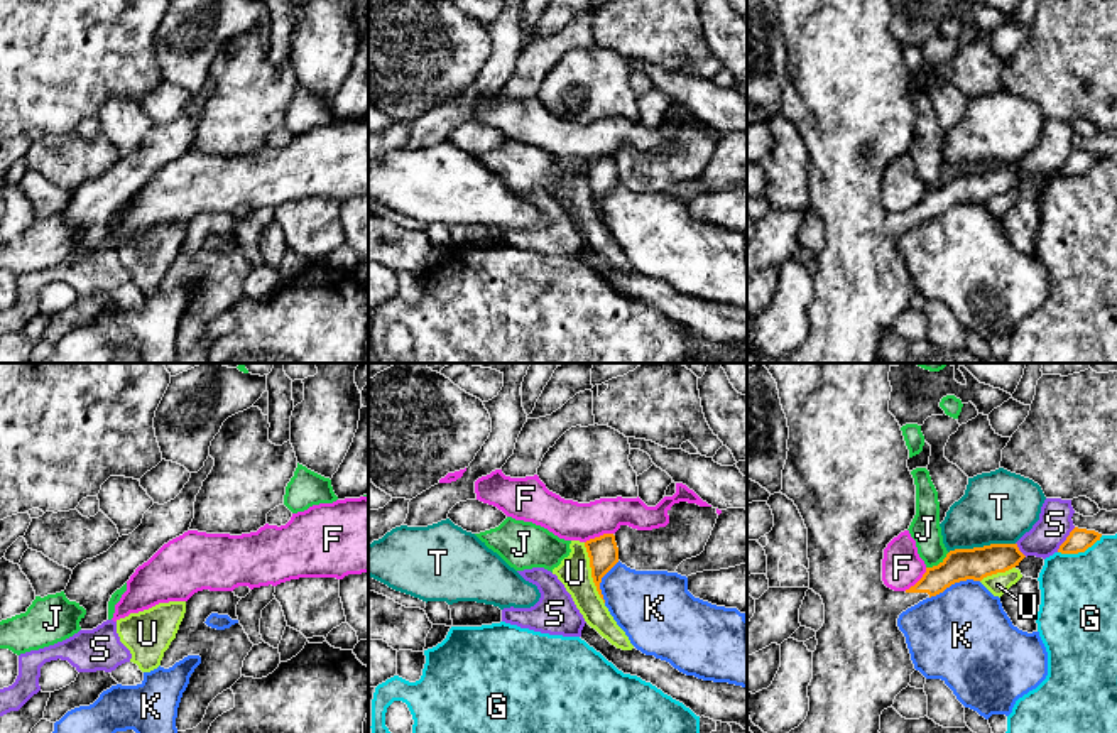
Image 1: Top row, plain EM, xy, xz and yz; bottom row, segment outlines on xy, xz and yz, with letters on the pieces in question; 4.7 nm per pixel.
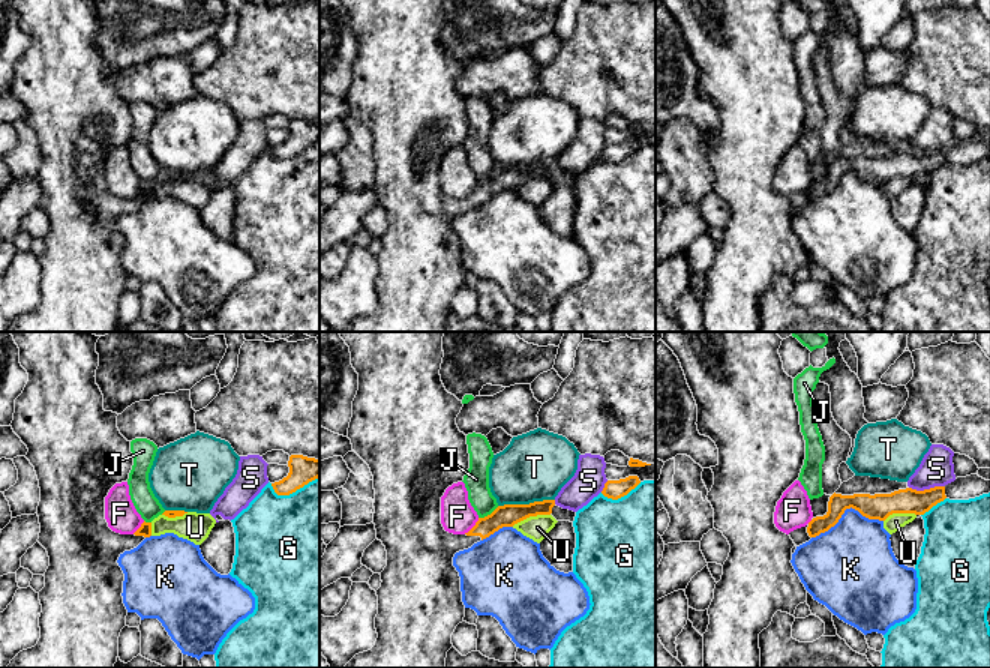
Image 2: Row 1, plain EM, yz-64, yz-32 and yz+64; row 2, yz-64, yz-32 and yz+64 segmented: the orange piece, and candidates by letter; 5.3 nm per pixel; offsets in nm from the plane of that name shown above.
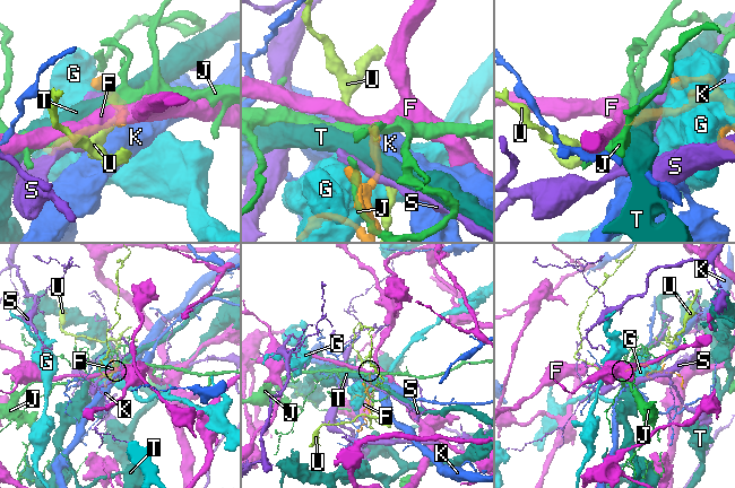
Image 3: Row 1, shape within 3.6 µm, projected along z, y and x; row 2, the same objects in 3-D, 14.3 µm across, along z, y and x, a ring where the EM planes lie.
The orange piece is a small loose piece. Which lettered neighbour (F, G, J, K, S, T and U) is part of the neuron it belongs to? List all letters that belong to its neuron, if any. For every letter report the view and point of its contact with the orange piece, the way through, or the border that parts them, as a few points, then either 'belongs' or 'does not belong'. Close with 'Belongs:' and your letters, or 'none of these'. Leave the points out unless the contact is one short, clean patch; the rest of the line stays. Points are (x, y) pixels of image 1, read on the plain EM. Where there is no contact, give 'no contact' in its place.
F: meets orange in xz at (600, 157); border along xz (612, 154), (604, 154), (585, 164); does not belong
G: meets orange in yz at (1080, 173); does not belong
J: meets orange in yz at (938, 186); border along yz (948, 174), (937, 186), (926, 190); does not belong
K: meets orange in yz at (953, 205); border along yz (979, 201), (955, 203), (930, 220); does not belong
S: meets orange in yz at (1067, 161); border along yz (1075, 149), (1057, 173); does not belong
T: meets orange in yz at (980, 169); border along yz (1014, 164), (955, 169), (948, 174); does not belong
U: meets orange in xz at (592, 195); does not belong
Belongs: none of these

